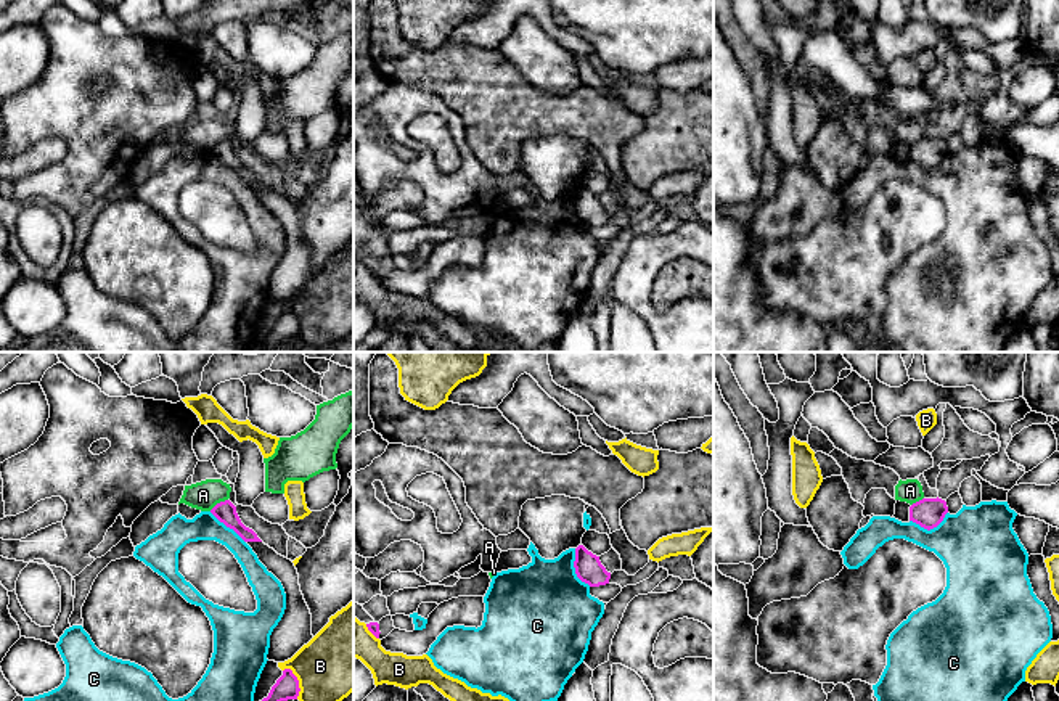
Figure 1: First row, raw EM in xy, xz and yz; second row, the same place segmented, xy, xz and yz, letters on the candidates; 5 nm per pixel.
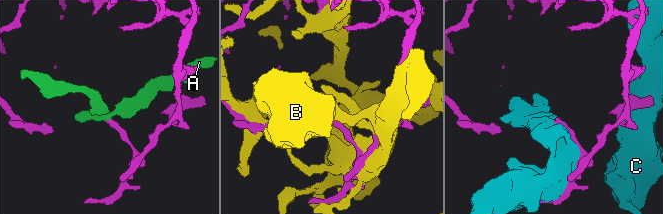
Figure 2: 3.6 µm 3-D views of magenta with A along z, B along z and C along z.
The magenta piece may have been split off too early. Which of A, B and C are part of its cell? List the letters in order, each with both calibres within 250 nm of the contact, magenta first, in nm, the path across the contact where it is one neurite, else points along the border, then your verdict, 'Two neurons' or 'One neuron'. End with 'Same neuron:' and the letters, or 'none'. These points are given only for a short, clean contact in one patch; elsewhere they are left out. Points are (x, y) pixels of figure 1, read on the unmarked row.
A: Thickness 110 nm (magenta) against 150 nm. Boundary: xy (227, 139), (209, 150). Two neurons
B: Thickness 120 nm (magenta) against 360 nm. Two neurons
C: Thickness 140 nm (magenta) against 460 nm. Two neurons
Same neuron: none

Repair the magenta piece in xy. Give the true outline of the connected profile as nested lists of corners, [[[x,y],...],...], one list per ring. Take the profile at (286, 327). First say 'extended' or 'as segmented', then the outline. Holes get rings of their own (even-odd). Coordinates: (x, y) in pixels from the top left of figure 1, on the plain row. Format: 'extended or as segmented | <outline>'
as segmented | [[[284,309],[283,315],[272,326],[268,336],[256,344],[259,344],[262,349],[272,352],[272,349],[278,342],[288,341],[288,339],[297,339],[299,331],[301,331],[301,328],[299,328],[297,317],[292,314],[291,309]]]

